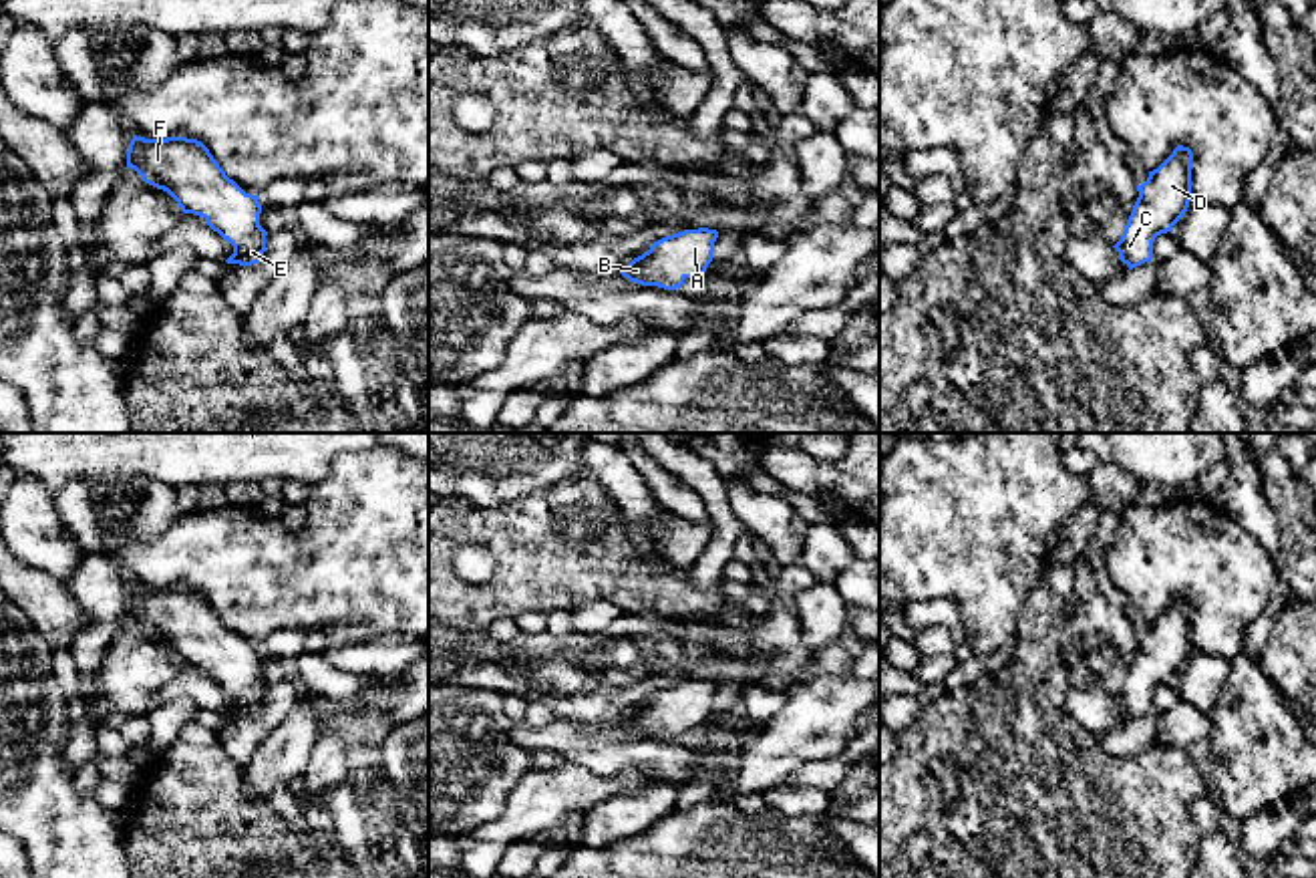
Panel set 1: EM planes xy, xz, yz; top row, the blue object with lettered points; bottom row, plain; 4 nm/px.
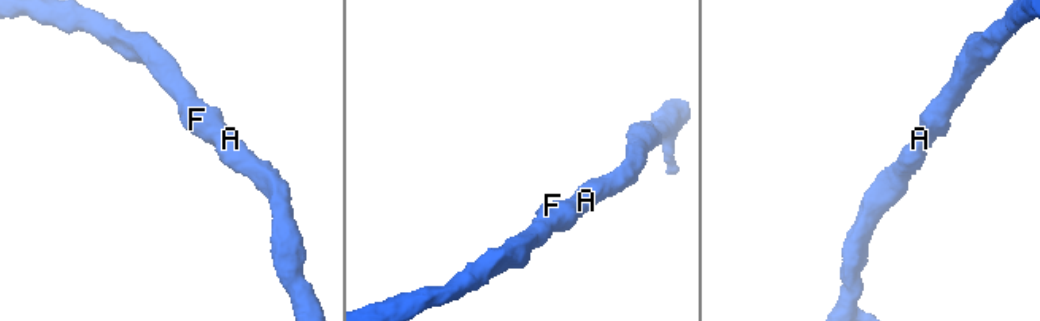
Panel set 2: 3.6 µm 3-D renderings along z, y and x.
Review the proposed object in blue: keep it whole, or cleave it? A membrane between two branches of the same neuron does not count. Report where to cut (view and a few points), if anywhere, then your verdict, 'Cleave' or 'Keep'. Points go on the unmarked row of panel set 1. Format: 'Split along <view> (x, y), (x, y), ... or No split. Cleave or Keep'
No split. Keep

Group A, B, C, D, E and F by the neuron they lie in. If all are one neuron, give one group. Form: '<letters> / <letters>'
A B C D E F

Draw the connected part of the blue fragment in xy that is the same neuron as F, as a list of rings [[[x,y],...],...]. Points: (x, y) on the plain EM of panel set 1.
[[[133,586],[127,618],[145,634],[167,642],[183,665],[203,669],[227,691],[233,697],[227,715],[252,717],[264,711],[268,683],[260,677],[258,646],[245,644],[229,630],[201,592]]]

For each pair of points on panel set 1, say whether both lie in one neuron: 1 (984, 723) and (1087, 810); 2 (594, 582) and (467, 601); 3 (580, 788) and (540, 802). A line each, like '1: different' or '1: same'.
1: same
2: same
3: same

